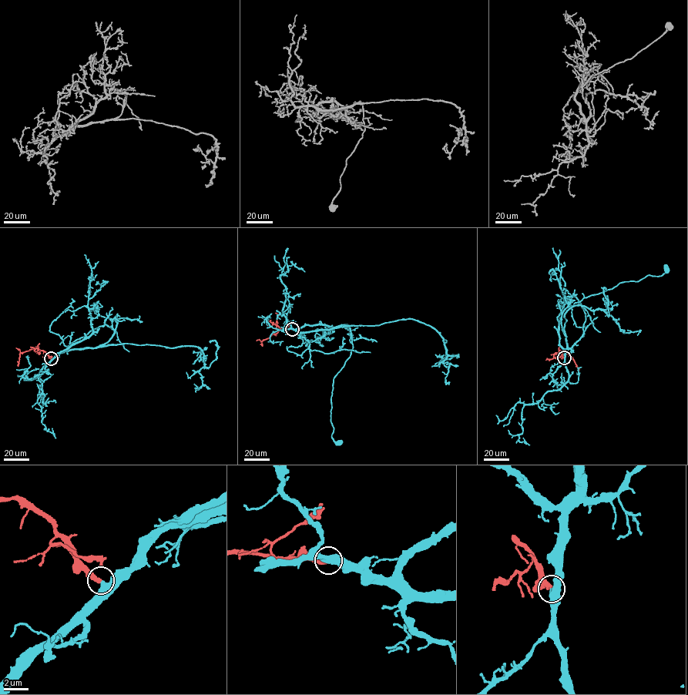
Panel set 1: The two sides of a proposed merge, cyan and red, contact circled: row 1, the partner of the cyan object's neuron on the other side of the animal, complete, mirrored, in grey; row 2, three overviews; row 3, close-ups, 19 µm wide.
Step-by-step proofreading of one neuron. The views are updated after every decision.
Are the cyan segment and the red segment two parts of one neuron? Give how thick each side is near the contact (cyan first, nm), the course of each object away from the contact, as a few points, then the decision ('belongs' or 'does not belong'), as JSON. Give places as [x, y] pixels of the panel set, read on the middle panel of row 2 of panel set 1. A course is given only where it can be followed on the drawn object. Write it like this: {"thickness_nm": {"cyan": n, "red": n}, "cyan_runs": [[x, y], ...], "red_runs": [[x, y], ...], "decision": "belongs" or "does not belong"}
{"thickness_nm": {"cyan": 380, "red": 320}, "cyan_runs": [[292, 329], [308, 332], [349, 326], [353, 349], [333, 378], [331, 397], [331, 437], [339, 442]], "red_runs": [[292, 329], [277, 326], [278, 331], [262, 340], [262, 346]], "decision": "belongs"}

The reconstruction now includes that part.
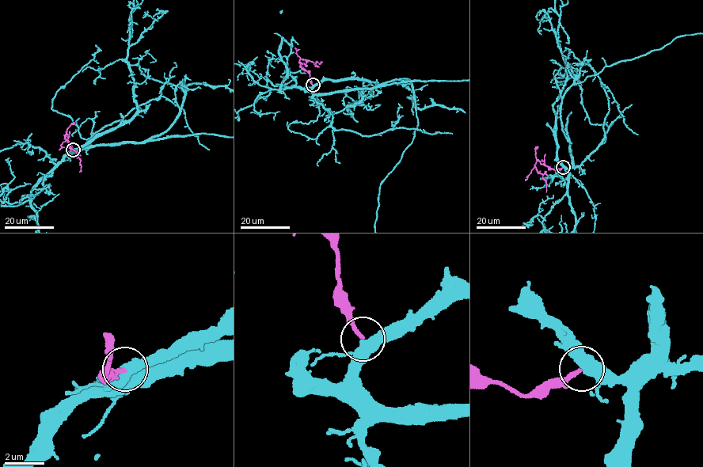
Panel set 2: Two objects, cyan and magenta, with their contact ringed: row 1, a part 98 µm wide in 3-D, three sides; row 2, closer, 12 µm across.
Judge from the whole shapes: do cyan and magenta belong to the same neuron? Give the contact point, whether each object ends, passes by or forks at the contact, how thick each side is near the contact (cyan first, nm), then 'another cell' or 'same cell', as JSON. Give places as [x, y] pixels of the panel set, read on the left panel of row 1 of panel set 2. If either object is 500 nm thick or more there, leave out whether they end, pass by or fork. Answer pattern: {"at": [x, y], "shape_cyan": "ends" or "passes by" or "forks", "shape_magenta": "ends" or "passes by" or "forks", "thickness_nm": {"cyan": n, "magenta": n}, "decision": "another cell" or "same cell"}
{"at": [73, 149], "thickness_nm": {"cyan": 500, "magenta": 200}, "decision": "same cell"}

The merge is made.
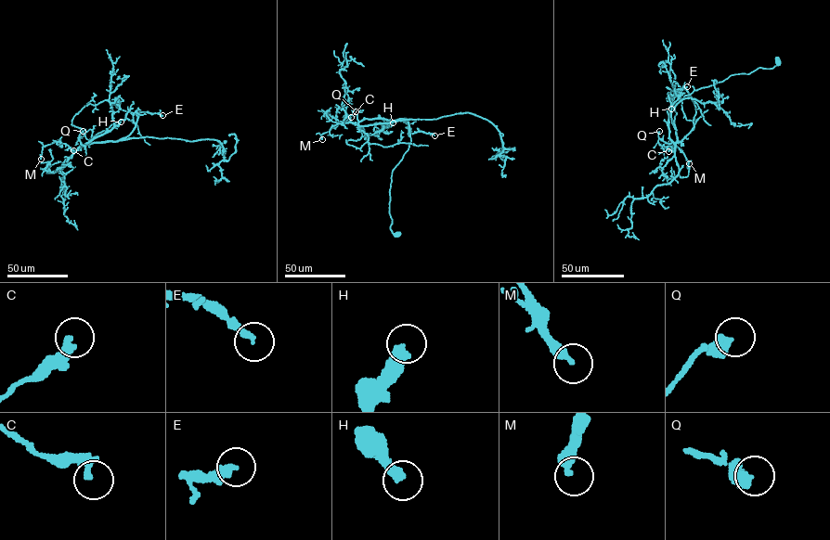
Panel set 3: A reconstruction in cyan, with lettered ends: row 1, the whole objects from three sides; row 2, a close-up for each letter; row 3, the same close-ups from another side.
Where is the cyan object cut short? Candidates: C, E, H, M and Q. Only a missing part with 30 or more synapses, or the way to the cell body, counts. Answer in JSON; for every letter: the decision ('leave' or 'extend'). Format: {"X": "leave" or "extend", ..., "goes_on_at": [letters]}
{"C": "leave", "E": "extend", "H": "extend", "M": "leave", "Q": "leave", "goes_on_at": ["E", "H"]}

